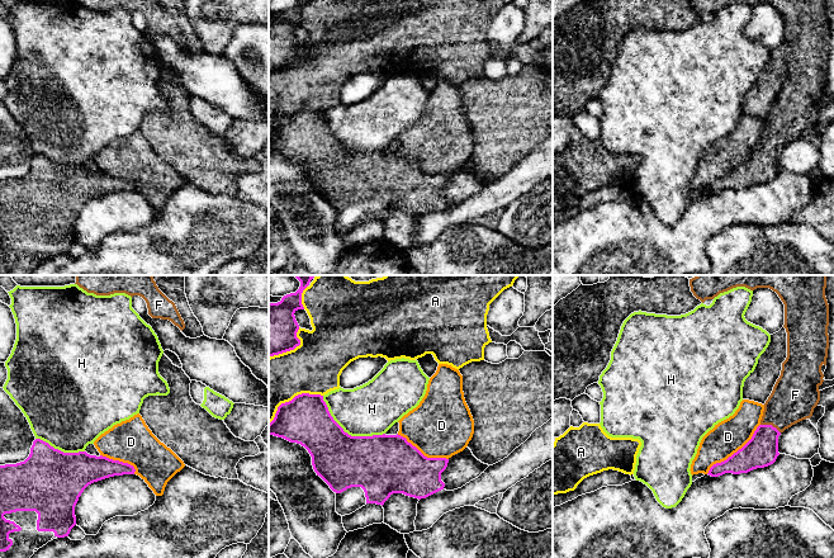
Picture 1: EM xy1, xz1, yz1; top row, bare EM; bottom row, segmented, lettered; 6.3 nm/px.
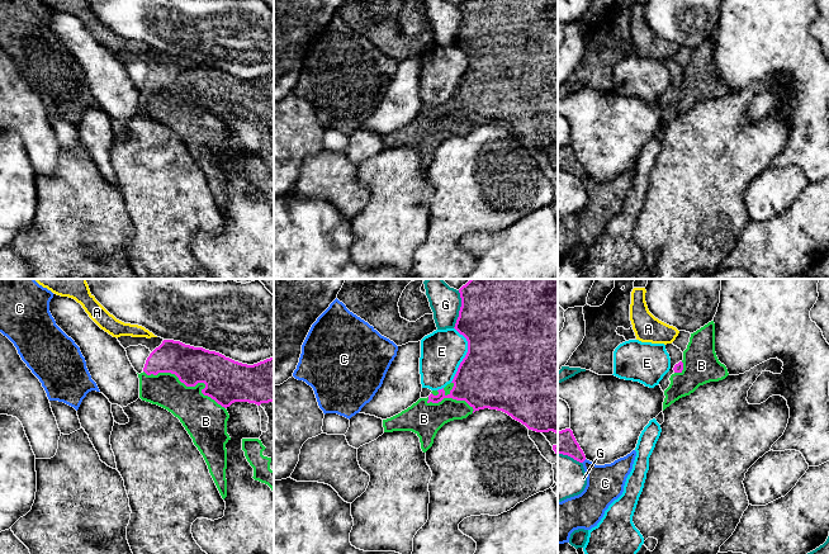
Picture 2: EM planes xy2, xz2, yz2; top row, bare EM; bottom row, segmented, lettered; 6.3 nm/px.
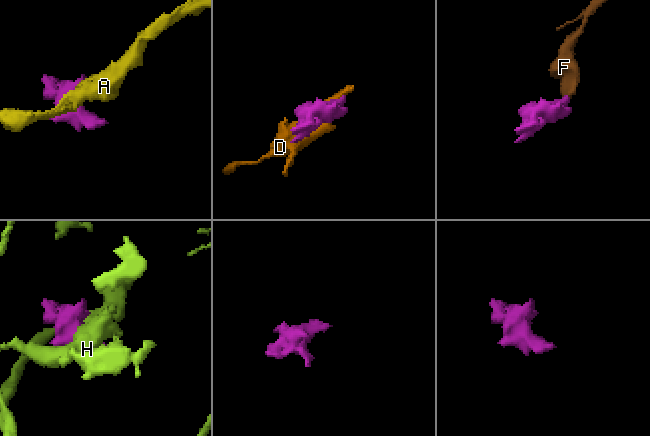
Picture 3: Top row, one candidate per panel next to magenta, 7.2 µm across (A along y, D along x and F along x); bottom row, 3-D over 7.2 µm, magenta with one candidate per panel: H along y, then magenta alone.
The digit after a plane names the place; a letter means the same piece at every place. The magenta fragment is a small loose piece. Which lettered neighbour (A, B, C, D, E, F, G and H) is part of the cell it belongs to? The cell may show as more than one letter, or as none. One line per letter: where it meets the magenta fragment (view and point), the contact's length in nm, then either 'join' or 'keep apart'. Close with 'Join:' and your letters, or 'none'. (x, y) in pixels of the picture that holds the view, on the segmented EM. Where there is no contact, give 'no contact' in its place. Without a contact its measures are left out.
A: xz1 (293, 398) | 400 nm | keep apart
B: xy2 (189, 386) | 550 nm | keep apart
C: yz2 (583, 460) | 40 nm | keep apart
D: yz1 (734, 453) | 460 nm | keep apart
E: xz2 (465, 355) | 360 nm | keep apart
F: yz1 (771, 425) | 140 nm | join
G: xz2 (460, 309) | 240 nm | keep apart
H: xz1 (346, 433) | 460 nm | keep apart
Join: F

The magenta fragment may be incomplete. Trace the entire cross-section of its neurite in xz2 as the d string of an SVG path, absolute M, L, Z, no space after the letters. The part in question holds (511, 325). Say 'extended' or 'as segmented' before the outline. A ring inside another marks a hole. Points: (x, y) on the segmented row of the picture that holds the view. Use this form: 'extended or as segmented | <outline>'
as segmented | M470 279L459 289L459 293L461 307L454 328L466 338L468 352L451 382L454 387L450 393L446 396L444 388L439 389L437 396L432 393L428 396L427 403L439 403L444 398L465 401L474 409L473 413L484 408L497 409L521 422L529 430L558 434L558 279Z

